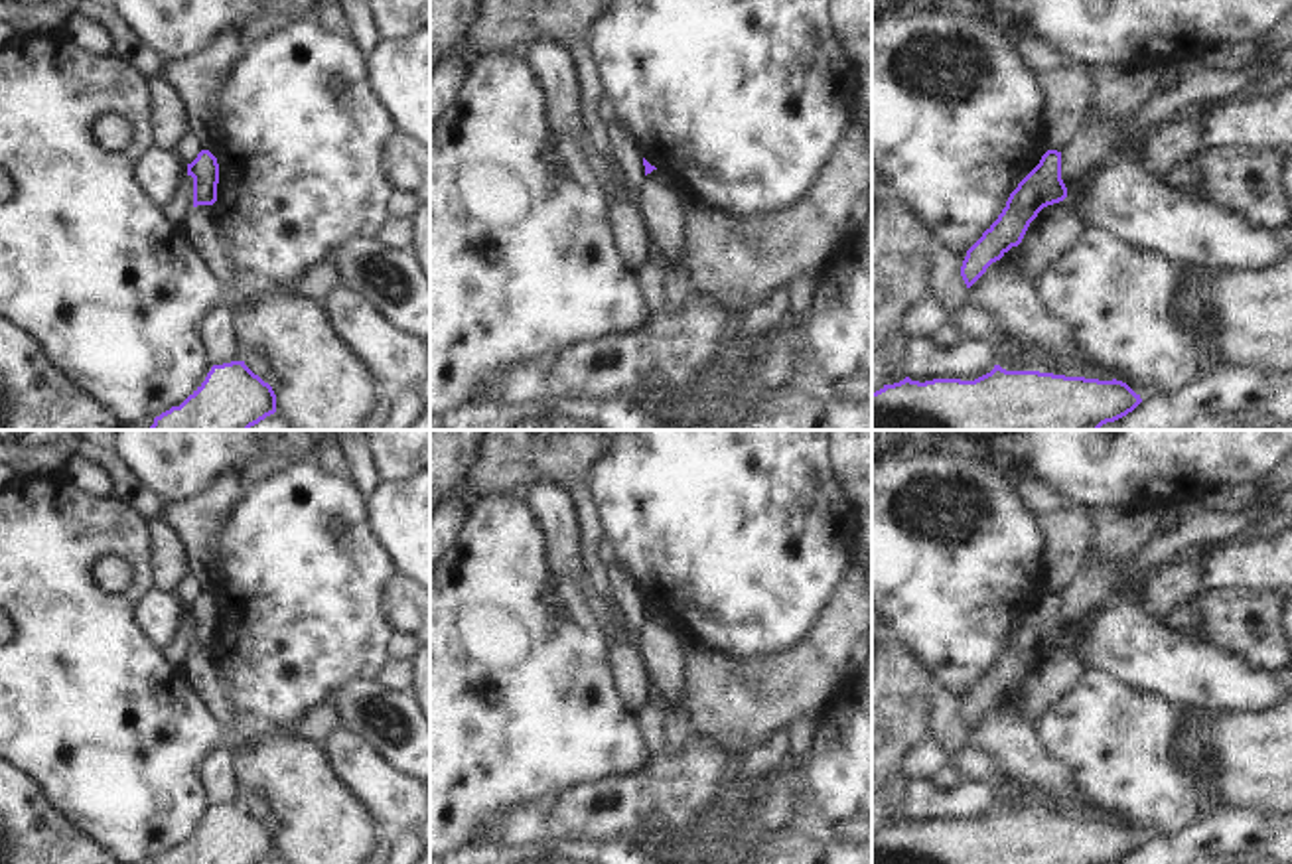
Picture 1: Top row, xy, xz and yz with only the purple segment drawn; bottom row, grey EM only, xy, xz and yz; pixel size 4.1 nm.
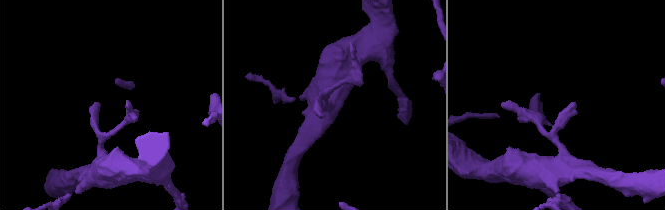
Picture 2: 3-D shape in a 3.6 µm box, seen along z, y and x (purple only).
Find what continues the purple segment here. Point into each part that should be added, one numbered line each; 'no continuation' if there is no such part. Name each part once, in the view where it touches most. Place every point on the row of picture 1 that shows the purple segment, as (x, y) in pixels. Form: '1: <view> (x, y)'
no continuation

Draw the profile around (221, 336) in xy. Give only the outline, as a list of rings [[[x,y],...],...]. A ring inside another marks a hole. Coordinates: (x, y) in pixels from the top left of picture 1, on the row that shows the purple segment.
[[[221,302],[205,320],[205,341],[213,365],[243,361],[245,349],[237,333],[237,310],[231,302]]]

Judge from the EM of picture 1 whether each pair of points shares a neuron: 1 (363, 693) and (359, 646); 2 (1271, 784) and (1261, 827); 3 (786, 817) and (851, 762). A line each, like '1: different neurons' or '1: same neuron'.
1: different neurons
2: different neurons
3: same neuron

